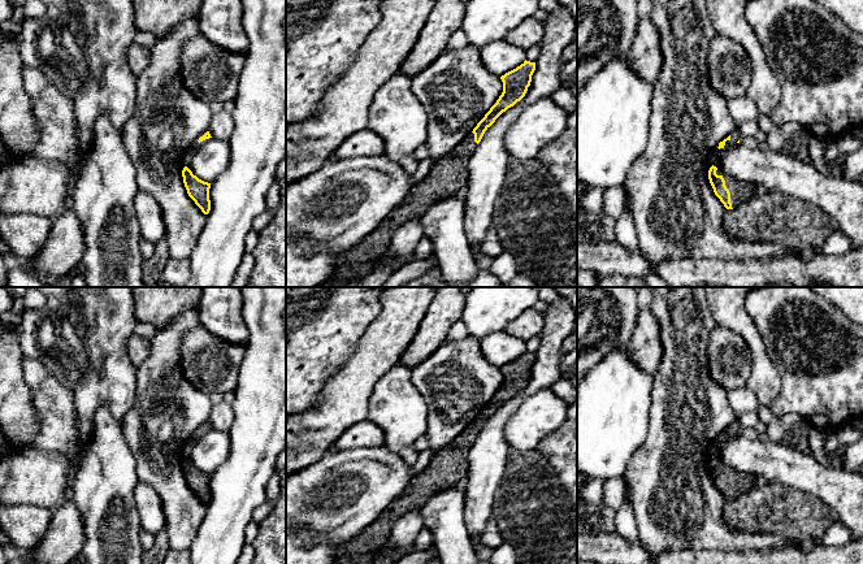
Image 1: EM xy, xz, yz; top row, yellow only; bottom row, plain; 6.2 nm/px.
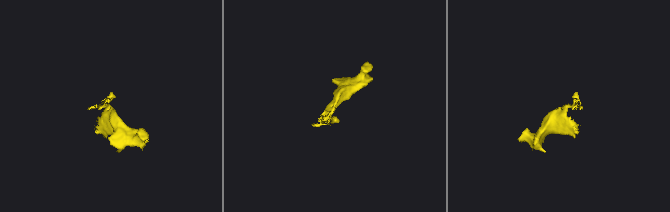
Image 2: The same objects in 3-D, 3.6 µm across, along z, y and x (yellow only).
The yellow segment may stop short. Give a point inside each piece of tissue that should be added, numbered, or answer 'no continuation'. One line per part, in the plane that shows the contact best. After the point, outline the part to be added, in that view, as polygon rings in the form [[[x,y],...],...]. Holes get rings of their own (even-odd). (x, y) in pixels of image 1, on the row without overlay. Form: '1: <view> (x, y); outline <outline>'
1: yz (740, 482); outline [[[717,459],[716,465],[721,467],[725,472],[725,477],[730,483],[732,499],[734,499],[740,493],[750,490],[751,487],[758,485],[758,481],[755,477],[740,473],[729,468],[721,459]]]

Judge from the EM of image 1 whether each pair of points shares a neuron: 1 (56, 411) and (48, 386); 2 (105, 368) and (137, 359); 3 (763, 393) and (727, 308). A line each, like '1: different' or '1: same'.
1: same
2: different
3: same

